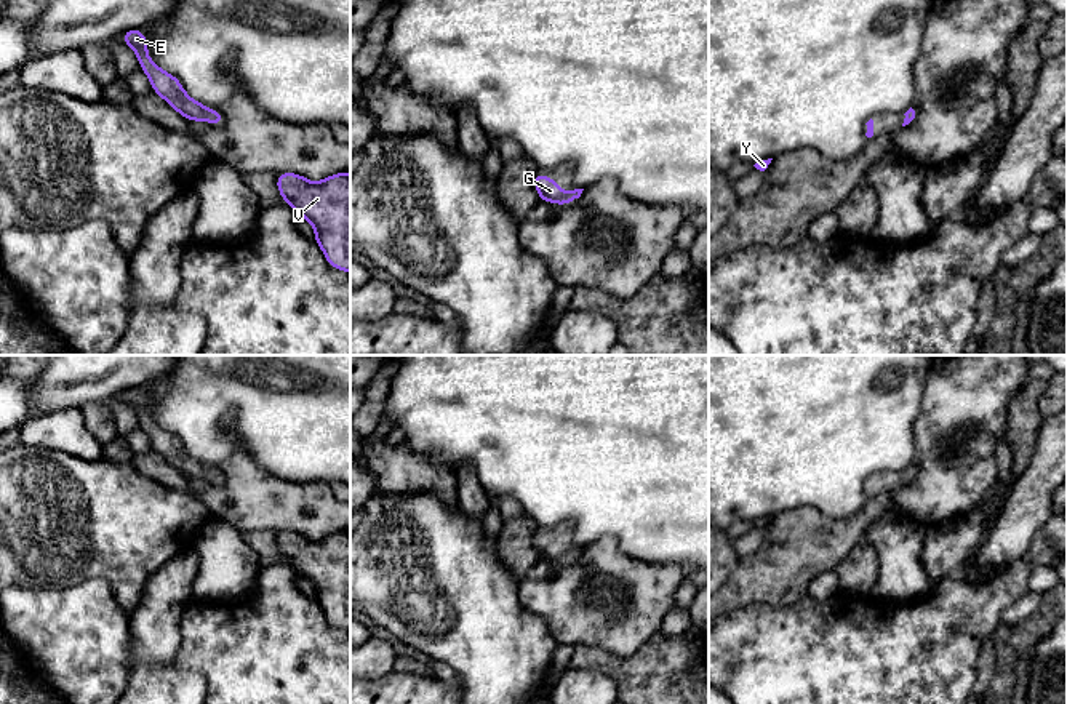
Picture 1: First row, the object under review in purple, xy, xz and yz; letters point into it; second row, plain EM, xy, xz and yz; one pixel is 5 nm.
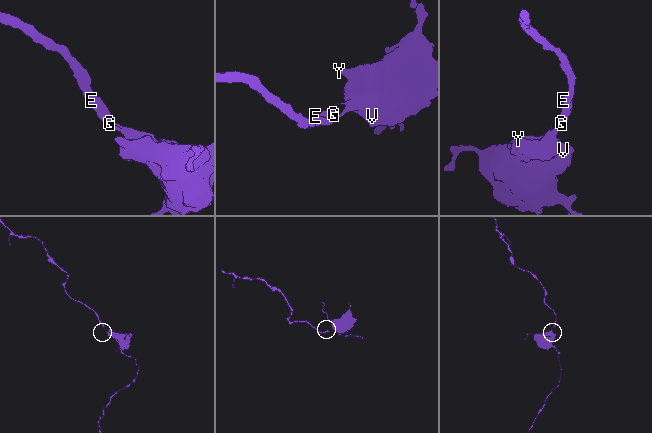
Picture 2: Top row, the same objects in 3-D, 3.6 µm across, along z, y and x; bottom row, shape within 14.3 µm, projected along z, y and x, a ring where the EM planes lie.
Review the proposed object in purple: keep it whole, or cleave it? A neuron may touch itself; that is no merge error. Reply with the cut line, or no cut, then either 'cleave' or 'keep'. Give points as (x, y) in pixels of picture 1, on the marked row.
cut none; keep

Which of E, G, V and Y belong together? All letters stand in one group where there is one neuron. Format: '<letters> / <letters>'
E G V Y

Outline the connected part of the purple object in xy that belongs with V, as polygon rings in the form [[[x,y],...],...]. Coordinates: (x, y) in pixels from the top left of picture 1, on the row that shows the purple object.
[[[282,173],[277,187],[283,200],[314,226],[326,262],[350,274],[350,173],[336,173],[320,182]]]

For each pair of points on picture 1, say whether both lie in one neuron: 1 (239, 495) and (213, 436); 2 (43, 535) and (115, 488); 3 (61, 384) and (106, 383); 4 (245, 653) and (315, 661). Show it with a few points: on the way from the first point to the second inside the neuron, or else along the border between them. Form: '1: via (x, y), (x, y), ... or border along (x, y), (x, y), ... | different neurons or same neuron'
1: border along (216, 466), (234, 452), (245, 452), (261, 468) | different neurons
2: via (61, 520), (85, 519), (98, 506) | same neuron
3: via (72, 383), (95, 383) | same neuron
4: via (263, 655), (298, 655) | same neuron

